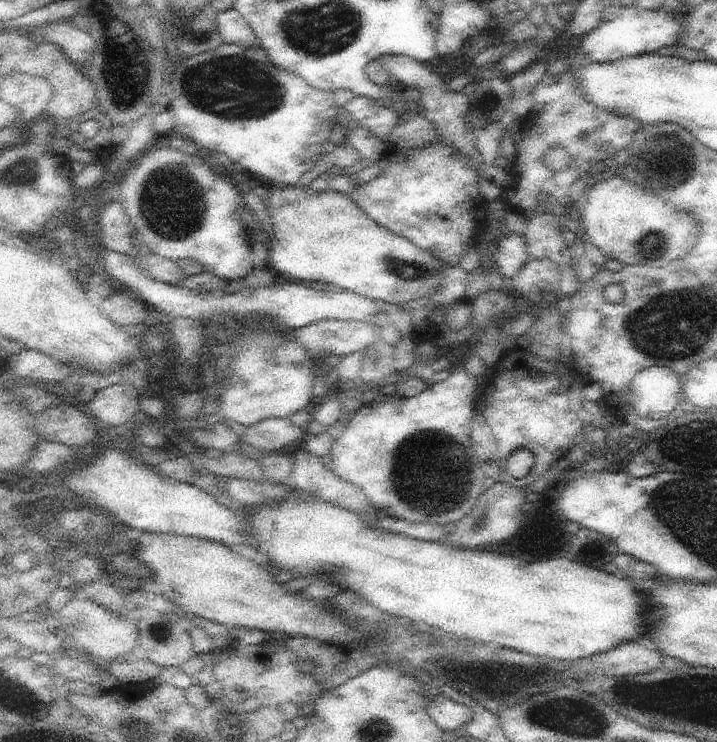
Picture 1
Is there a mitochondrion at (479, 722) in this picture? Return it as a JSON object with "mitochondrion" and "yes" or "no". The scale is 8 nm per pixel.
{"mitochondrion":"no"}

